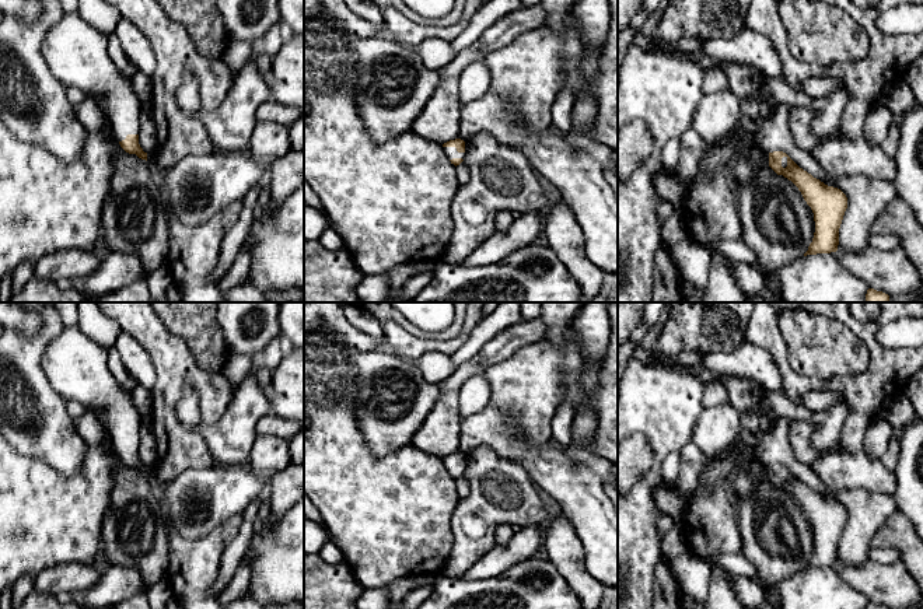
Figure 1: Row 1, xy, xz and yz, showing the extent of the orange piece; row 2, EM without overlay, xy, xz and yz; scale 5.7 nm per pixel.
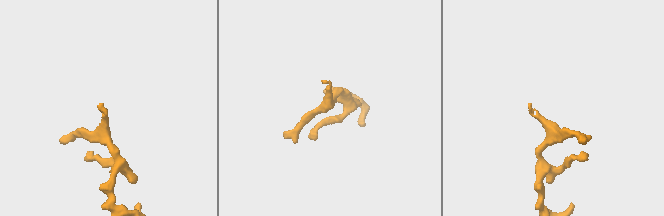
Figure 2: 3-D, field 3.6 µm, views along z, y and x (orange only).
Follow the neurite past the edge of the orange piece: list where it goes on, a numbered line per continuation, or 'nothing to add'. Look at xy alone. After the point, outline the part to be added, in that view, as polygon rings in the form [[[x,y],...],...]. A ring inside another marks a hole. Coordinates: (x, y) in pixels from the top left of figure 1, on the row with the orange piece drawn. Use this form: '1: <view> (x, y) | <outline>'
1: xy (77, 55) | [[[78,13],[64,14],[46,34],[41,50],[60,83],[80,88],[101,106],[119,141],[139,134],[141,104],[132,80],[123,77],[111,59],[106,35]]]

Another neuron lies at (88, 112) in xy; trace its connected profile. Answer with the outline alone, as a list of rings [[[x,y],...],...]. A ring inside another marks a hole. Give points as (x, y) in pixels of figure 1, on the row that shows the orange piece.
[[[85,97],[83,102],[74,105],[74,112],[87,132],[112,132],[101,106]]]

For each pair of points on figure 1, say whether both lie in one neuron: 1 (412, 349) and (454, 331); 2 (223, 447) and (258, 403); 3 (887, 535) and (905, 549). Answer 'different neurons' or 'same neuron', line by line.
1: different neurons
2: same neuron
3: same neuron

